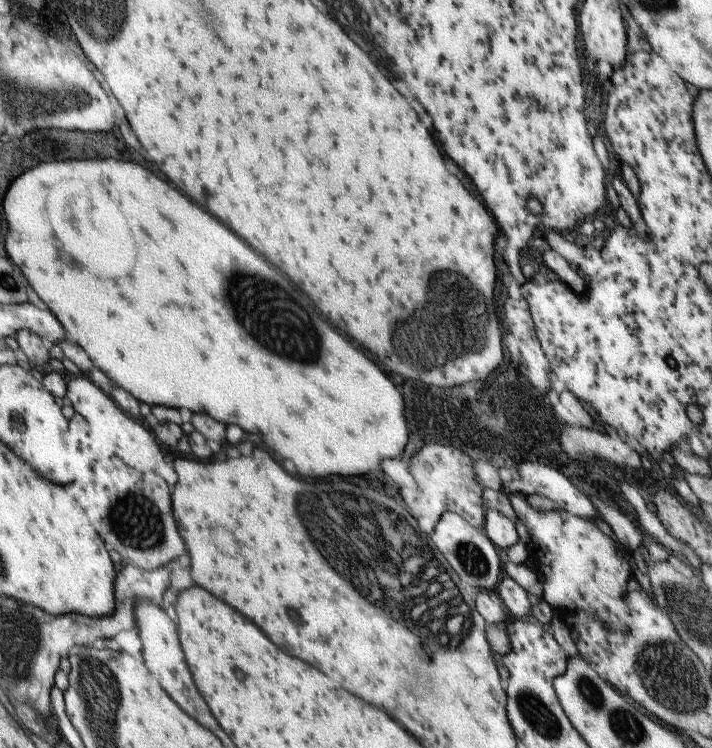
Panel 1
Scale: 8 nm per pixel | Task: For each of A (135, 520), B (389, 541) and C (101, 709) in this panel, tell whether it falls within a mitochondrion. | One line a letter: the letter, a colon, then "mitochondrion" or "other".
A: mitochondrion
B: mitochondrion
C: mitochondrion

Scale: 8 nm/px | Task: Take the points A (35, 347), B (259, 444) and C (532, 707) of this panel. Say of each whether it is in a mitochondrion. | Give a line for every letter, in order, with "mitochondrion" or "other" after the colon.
A: other
B: other
C: mitochondrion

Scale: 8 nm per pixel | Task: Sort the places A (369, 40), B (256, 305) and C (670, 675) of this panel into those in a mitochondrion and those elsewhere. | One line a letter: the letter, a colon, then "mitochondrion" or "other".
A: other
B: mitochondrion
C: mitochondrion

